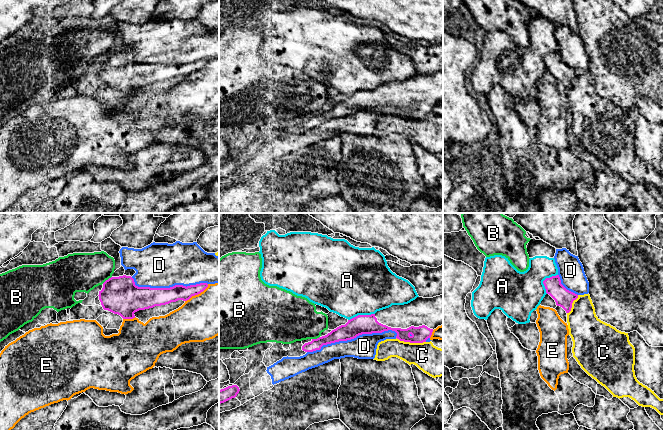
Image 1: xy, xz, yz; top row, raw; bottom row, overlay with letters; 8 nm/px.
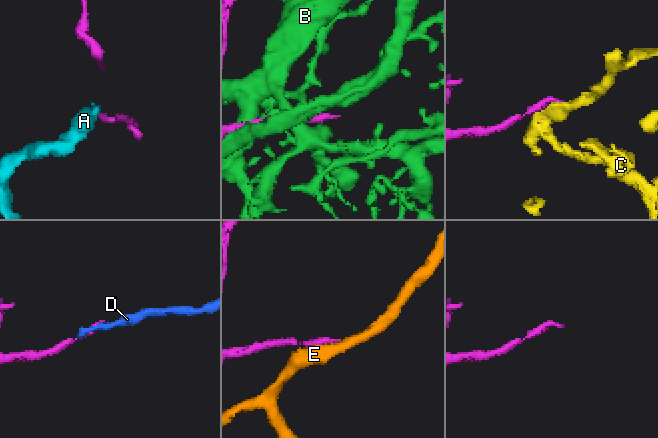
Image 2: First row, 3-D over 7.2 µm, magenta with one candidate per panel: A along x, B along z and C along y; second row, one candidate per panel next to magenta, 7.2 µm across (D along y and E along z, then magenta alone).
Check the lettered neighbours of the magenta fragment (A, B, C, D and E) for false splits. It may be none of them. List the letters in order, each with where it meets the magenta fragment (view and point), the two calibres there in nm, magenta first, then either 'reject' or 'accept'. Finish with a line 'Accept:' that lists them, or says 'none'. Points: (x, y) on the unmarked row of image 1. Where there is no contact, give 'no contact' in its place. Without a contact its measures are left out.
A: contact yz (544, 56); calibres 150 and 360 nm; reject
B: contact xy (106, 56); calibres 300 and 320 nm; reject
C: contact xz (411, 118); calibres 130 and 240 nm; reject
D: contact xz (352, 114); calibres 160 and 200 nm; reject
E: contact xy (197, 70); calibres 130 and 400 nm; reject
Accept: none

